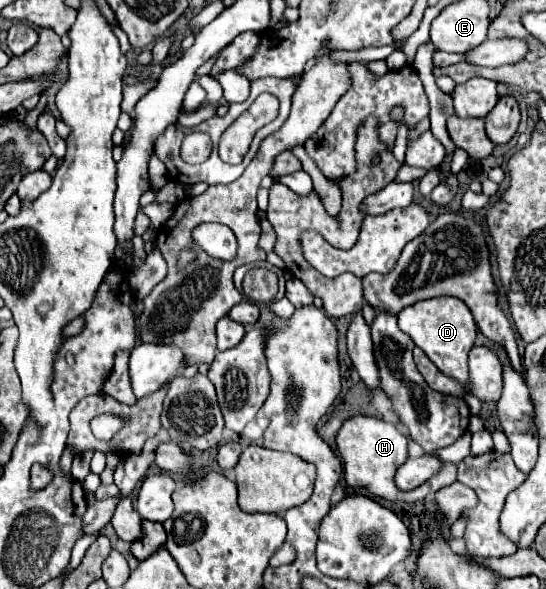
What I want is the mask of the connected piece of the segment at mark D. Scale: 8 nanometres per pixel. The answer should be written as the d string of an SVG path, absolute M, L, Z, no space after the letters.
M437 297L437 299L425 299L417 301L415 305L403 309L399 315L399 327L413 339L413 343L423 349L423 353L437 365L439 371L445 375L451 375L457 379L465 393L467 389L467 353L475 343L477 337L477 325L473 321L471 311L463 301L457 297Z

